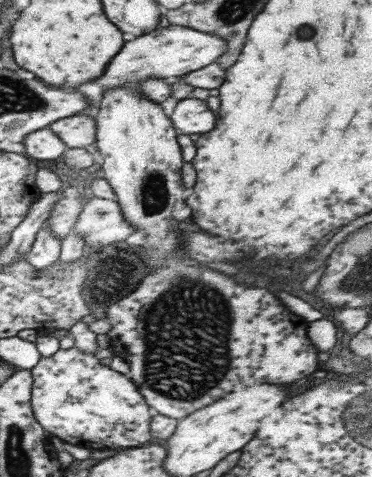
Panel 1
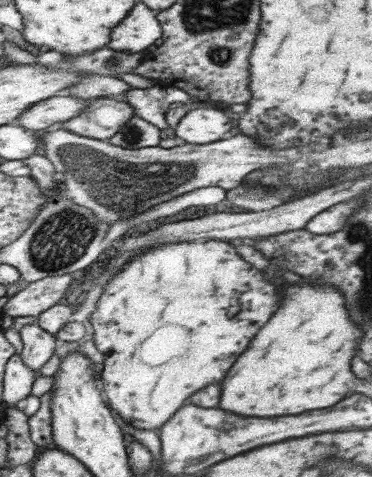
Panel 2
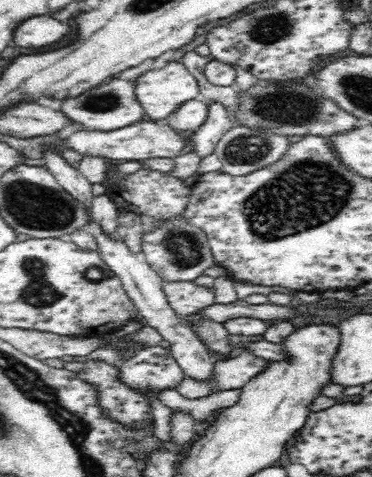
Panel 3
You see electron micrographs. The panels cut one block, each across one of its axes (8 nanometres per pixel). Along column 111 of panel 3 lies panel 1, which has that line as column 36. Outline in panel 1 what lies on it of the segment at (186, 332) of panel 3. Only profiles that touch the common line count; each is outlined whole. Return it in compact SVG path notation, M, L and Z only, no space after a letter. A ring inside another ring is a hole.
M43 224L43 228L35 234L33 246L27 250L25 260L31 262L41 272L49 264L59 260L59 256L61 256L61 240L55 236L49 224Z

